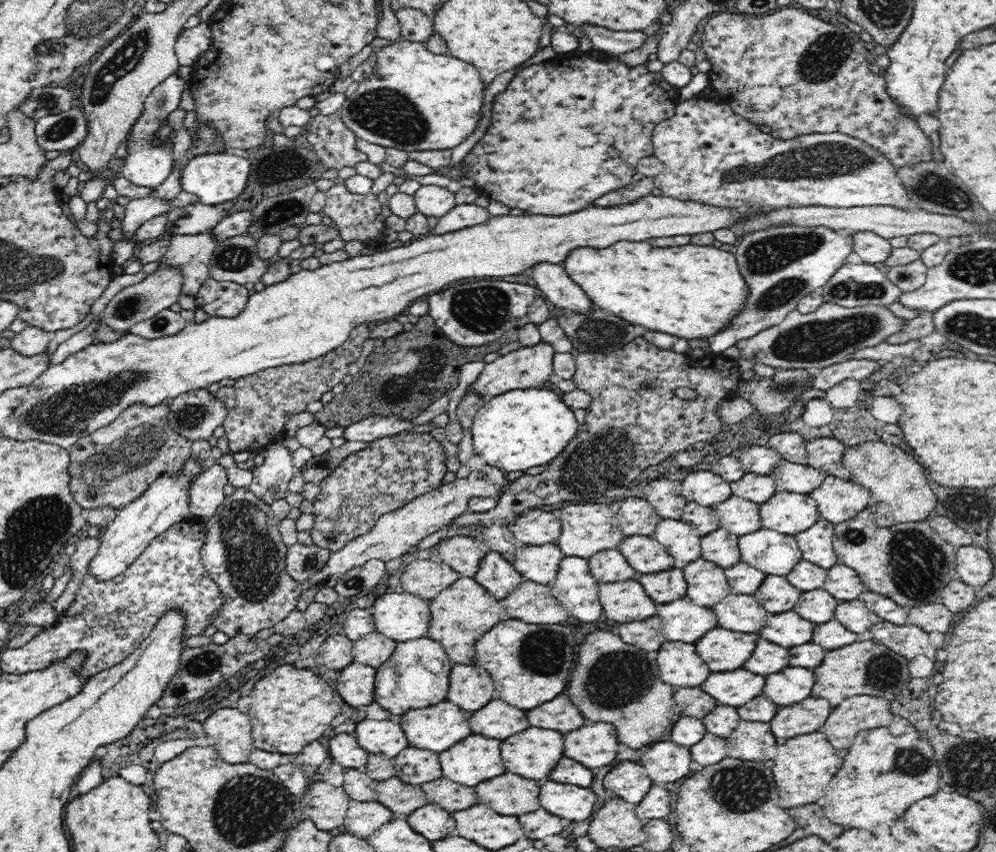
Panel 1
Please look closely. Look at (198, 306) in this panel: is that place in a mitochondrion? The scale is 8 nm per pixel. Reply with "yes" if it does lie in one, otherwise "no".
no

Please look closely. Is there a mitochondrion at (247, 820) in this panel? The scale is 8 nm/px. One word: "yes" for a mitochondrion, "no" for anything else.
yes

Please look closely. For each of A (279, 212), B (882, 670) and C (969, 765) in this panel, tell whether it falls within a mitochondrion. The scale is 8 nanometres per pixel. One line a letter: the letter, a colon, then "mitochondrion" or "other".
A: mitochondrion
B: mitochondrion
C: mitochondrion

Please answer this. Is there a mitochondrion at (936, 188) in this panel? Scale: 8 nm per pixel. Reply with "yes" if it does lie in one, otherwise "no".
yes

